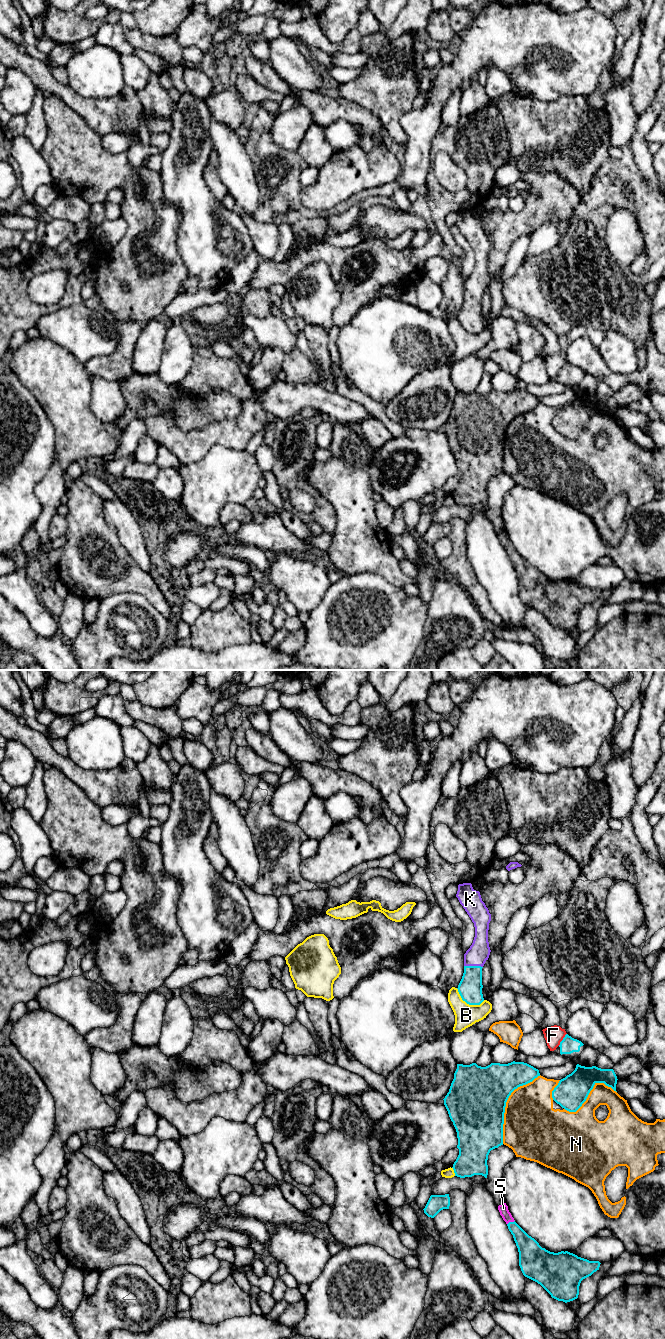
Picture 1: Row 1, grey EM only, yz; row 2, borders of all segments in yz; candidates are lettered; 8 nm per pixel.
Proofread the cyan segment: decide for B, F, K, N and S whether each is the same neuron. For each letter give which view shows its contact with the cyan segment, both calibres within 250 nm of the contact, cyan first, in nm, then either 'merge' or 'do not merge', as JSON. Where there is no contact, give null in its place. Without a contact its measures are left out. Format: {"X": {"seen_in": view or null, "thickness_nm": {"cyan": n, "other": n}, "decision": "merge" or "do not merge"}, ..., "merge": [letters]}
{"B": {"seen_in": "yz", "thickness_nm": {"cyan": 190, "other": 180}, "decision": "do not merge"}, "F": {"seen_in": "yz", "thickness_nm": {"cyan": 140, "other": 150}, "decision": "do not merge"}, "K": {"seen_in": "yz", "thickness_nm": {"cyan": 190, "other": 170}, "decision": "merge"}, "N": {"seen_in": "yz", "thickness_nm": {"cyan": 480, "other": 440}, "decision": "do not merge"}, "S": {"seen_in": "yz", "thickness_nm": {"cyan": 170, "other": 80}, "decision": "merge"}, "merge": ["K", "S"]}

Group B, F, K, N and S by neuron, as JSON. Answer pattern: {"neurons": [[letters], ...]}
{"neurons": [["B"], ["F"], ["K", "S"], ["N"]]}

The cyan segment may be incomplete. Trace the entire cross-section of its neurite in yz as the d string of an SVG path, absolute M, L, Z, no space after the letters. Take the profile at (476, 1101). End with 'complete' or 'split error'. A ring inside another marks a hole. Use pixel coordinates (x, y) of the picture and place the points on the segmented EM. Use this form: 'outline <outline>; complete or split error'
outline M524 1062L491 1063L486 1067L476 1063L457 1064L454 1079L445 1096L444 1105L457 1132L459 1155L453 1164L455 1176L460 1178L488 1175L488 1155L503 1145L503 1124L506 1102L520 1086L540 1076L539 1070Z; complete

